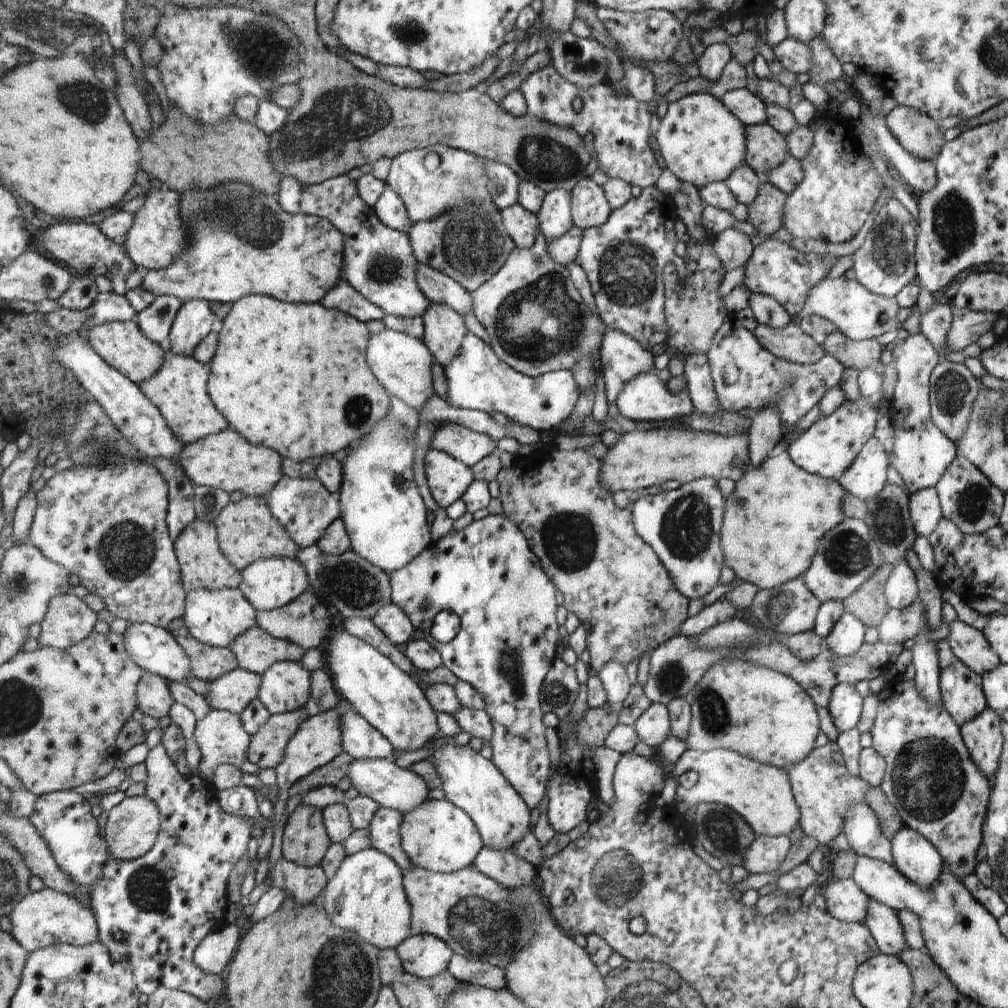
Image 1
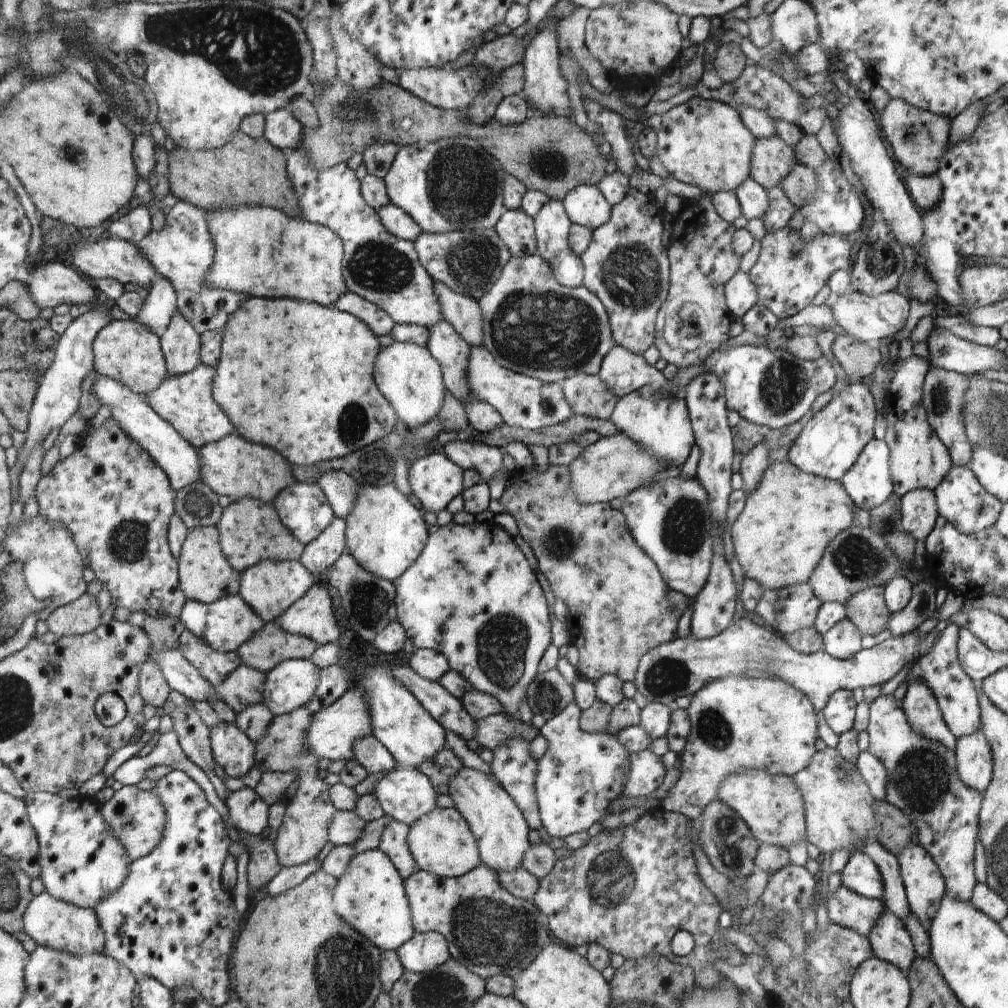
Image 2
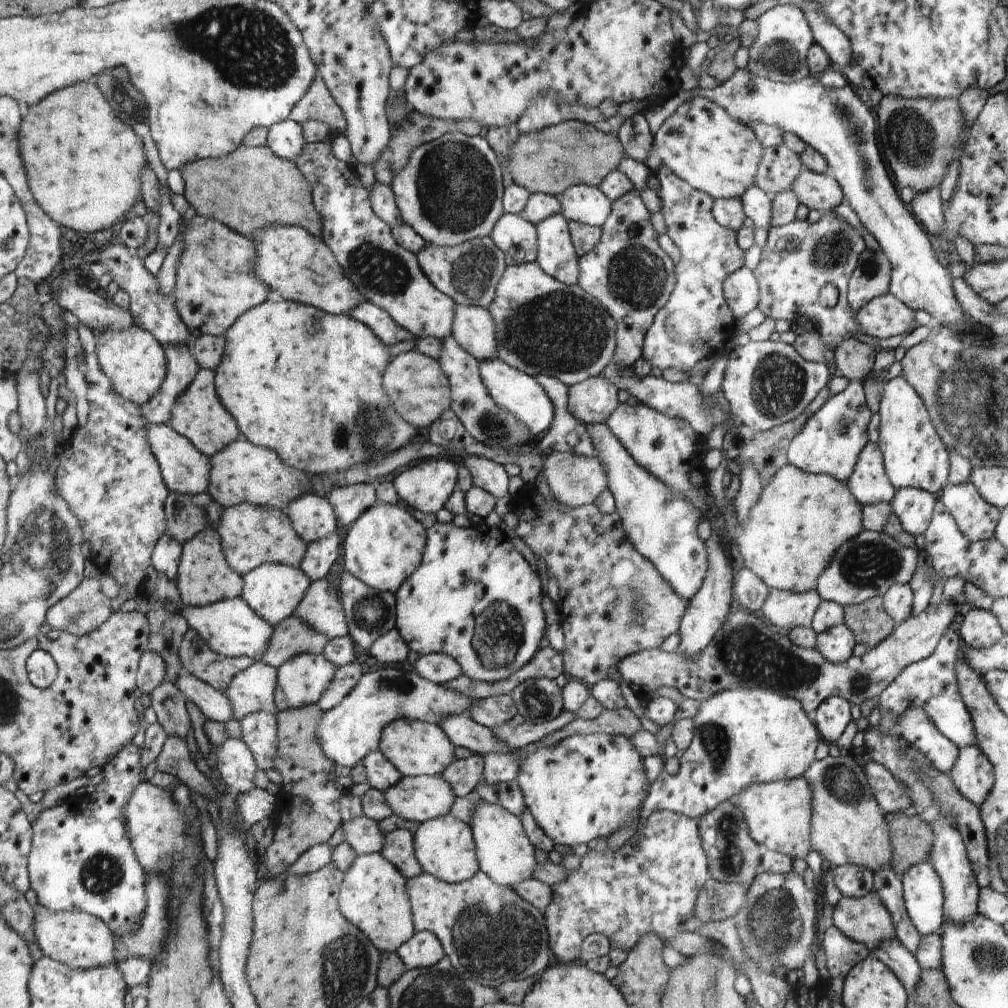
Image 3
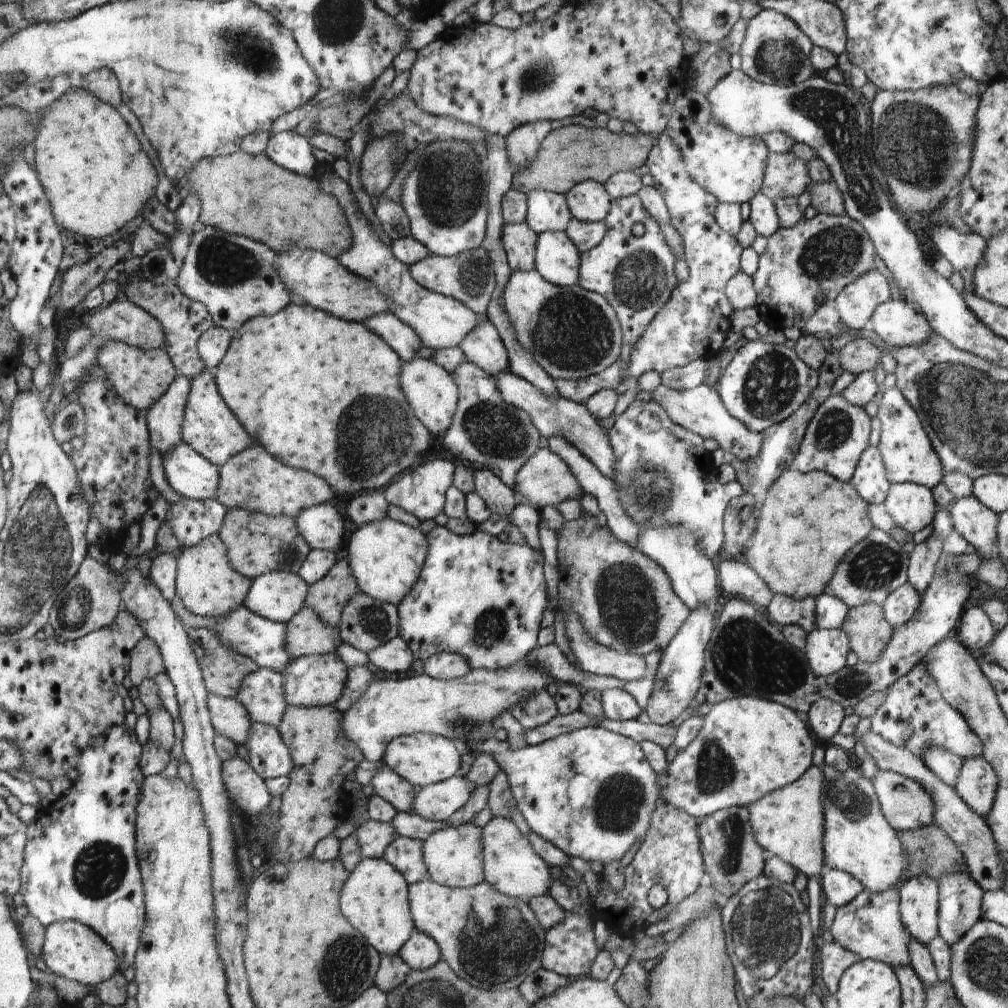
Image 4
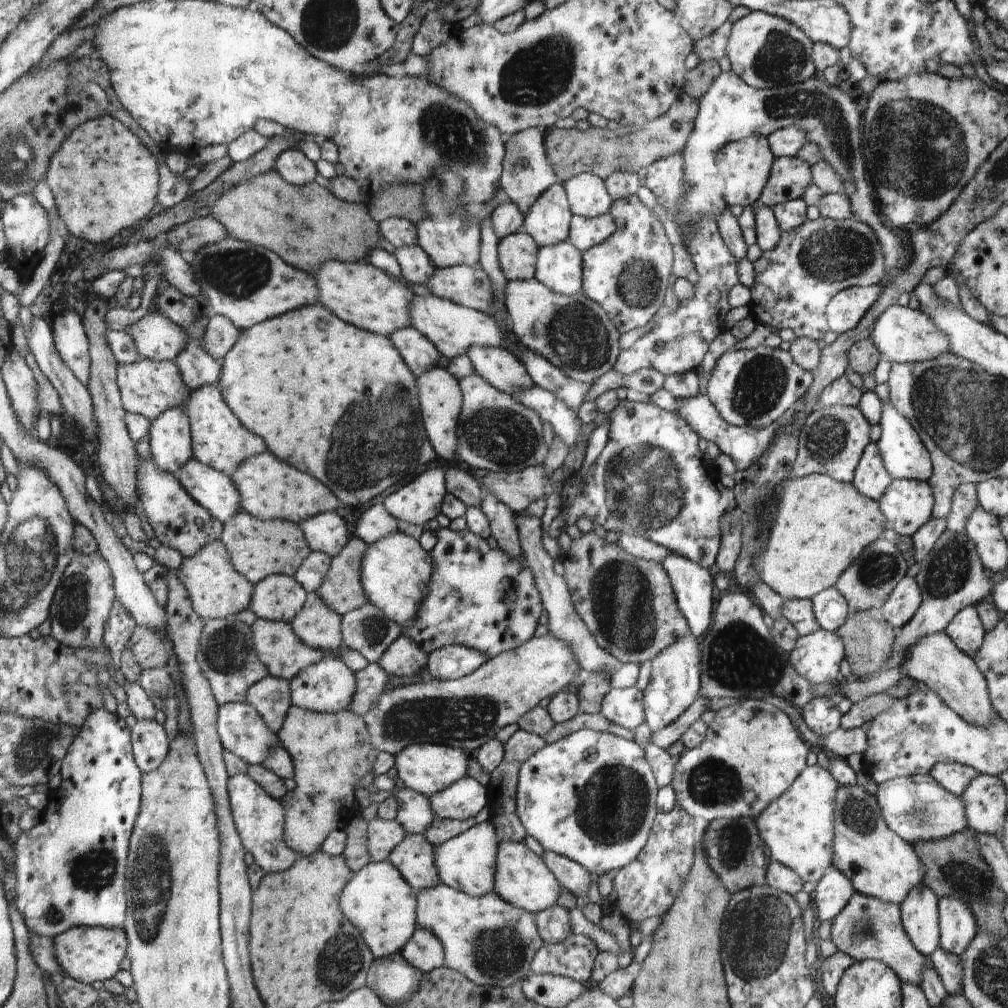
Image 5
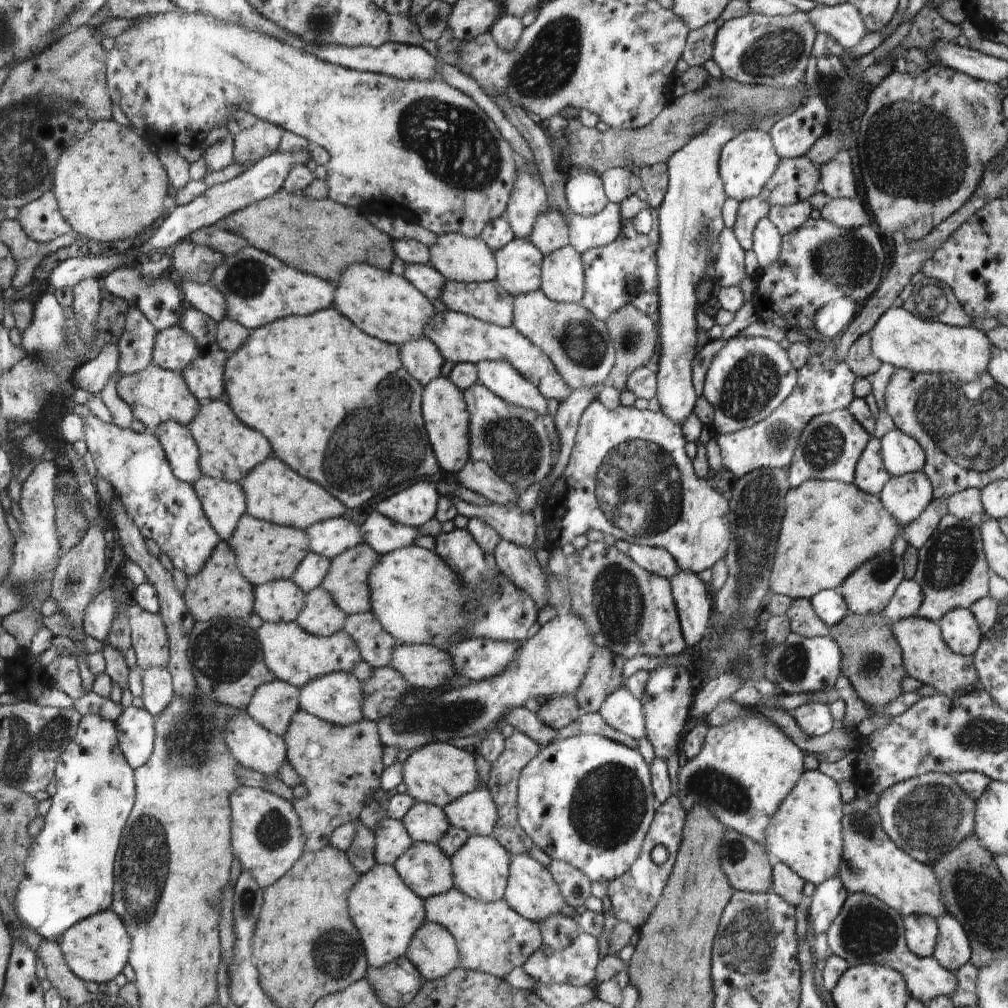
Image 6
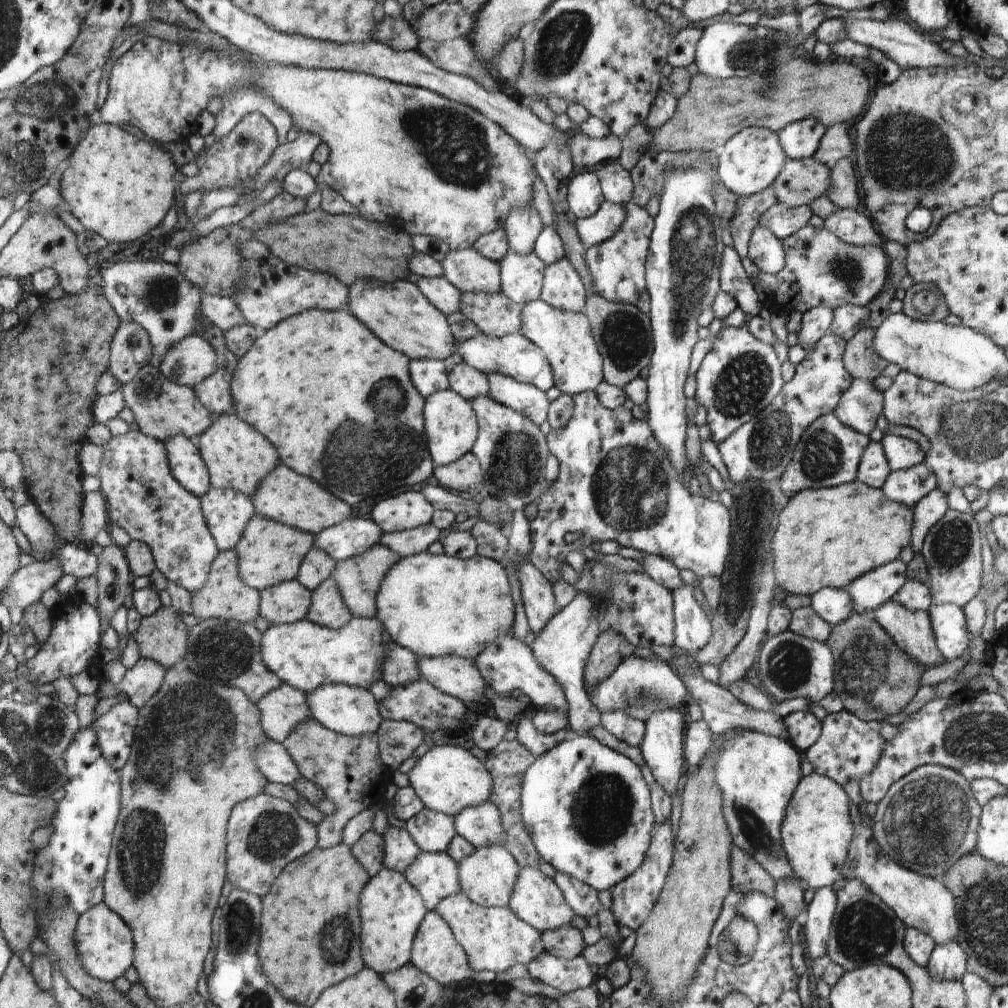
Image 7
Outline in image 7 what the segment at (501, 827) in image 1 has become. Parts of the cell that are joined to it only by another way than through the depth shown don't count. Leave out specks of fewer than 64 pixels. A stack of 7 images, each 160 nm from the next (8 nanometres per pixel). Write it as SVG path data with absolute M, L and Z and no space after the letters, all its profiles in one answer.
M526 866L526 868L519 868L519 879L515 881L515 887L512 888L508 907L520 920L526 921L539 932L544 932L544 930L554 930L570 924L574 911L564 898L562 890L552 878L546 876L539 868Z

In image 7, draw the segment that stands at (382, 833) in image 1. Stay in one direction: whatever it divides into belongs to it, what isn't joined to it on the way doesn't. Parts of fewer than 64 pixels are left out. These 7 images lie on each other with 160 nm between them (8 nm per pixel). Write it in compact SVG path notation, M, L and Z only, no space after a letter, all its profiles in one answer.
M422 850L402 874L422 894L427 911L435 911L444 898L461 893L457 864L446 851Z

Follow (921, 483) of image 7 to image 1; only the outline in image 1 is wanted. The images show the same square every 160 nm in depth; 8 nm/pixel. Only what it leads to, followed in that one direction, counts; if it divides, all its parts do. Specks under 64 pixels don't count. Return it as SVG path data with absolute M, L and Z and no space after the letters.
M935 487L916 492L909 498L911 521L917 537L929 538L943 519L938 490Z

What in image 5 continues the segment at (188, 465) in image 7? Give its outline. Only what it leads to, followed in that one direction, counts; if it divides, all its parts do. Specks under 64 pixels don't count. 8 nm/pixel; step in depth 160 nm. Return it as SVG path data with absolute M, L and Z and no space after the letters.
M186 404L153 421L150 434L151 452L161 471L177 475L195 458L195 440Z

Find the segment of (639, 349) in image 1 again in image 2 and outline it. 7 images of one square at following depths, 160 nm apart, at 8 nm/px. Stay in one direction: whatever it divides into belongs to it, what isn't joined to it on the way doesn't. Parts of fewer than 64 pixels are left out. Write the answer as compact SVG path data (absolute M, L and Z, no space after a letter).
M614 344L611 352L604 356L598 376L610 392L620 399L644 386L650 386L654 393L666 390L669 381L660 369L661 365L650 366L644 356Z

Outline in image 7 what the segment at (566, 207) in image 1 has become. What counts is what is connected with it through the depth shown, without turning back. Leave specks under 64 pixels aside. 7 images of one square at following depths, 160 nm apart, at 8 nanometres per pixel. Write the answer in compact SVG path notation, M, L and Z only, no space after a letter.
M566 256L546 266L541 300L565 312L587 311L587 290L583 278Z

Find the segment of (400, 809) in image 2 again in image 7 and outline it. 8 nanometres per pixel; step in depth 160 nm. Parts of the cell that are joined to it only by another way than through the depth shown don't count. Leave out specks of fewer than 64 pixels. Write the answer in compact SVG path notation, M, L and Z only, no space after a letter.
M489 801L464 808L455 815L455 832L474 848L503 846L507 840L502 814Z

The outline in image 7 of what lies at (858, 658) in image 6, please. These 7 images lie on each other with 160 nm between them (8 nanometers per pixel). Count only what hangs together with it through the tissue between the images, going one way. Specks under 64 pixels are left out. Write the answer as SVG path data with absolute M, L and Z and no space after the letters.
M853 612L844 622L831 628L831 637L827 644L831 646L835 656L834 691L842 700L844 709L862 720L883 722L886 716L900 716L901 711L904 711L919 689L924 688L924 676L928 676L929 668L922 668L918 660L903 652L894 638L879 624L876 616L868 619L868 616Z

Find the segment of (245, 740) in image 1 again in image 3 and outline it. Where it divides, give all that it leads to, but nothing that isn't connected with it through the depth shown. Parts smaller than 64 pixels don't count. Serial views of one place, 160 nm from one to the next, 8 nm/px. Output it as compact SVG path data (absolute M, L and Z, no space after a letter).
M228 738L222 746L216 746L216 768L232 793L244 794L255 788L254 775L258 766L244 740Z

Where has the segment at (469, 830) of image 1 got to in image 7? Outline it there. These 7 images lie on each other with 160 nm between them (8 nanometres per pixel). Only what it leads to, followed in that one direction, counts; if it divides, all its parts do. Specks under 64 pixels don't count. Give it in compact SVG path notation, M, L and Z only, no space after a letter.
M504 846L475 848L470 856L457 864L461 882L461 893L484 907L508 907L512 888L519 879L519 865Z

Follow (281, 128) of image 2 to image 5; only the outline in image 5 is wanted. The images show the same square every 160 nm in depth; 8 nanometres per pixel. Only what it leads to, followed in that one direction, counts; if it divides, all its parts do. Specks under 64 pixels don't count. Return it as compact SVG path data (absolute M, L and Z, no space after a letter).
M295 149L281 152L274 160L274 170L291 185L311 183L318 174L315 164Z

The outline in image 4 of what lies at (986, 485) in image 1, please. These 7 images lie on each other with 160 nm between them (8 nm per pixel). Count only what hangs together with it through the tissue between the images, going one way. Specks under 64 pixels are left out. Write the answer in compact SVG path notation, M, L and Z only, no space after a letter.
M973 494L954 499L950 510L954 530L986 560L999 558L997 524L999 514L984 506Z

